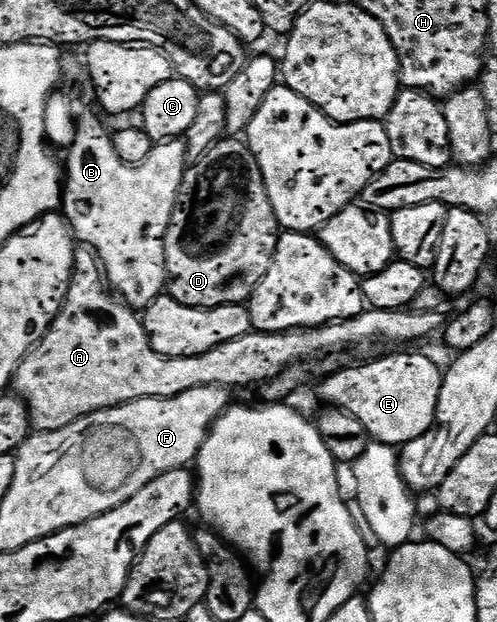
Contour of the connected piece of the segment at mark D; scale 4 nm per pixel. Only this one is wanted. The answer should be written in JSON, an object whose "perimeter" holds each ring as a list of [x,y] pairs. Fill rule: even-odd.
{"perimeter":[[[235,136],[224,137],[223,141],[213,148],[209,148],[209,152],[205,152],[205,156],[194,159],[188,165],[183,177],[175,211],[171,217],[171,223],[167,229],[167,239],[165,240],[165,264],[167,265],[166,293],[170,298],[177,300],[181,304],[205,308],[206,310],[217,308],[218,306],[238,306],[246,303],[250,299],[251,293],[257,288],[257,284],[261,284],[265,272],[269,272],[269,264],[273,264],[273,256],[277,252],[280,233],[281,227],[277,216],[273,212],[273,204],[269,204],[269,192],[265,188],[265,180],[261,176],[261,168],[257,164],[253,152],[247,146],[246,141],[240,140]]]}

